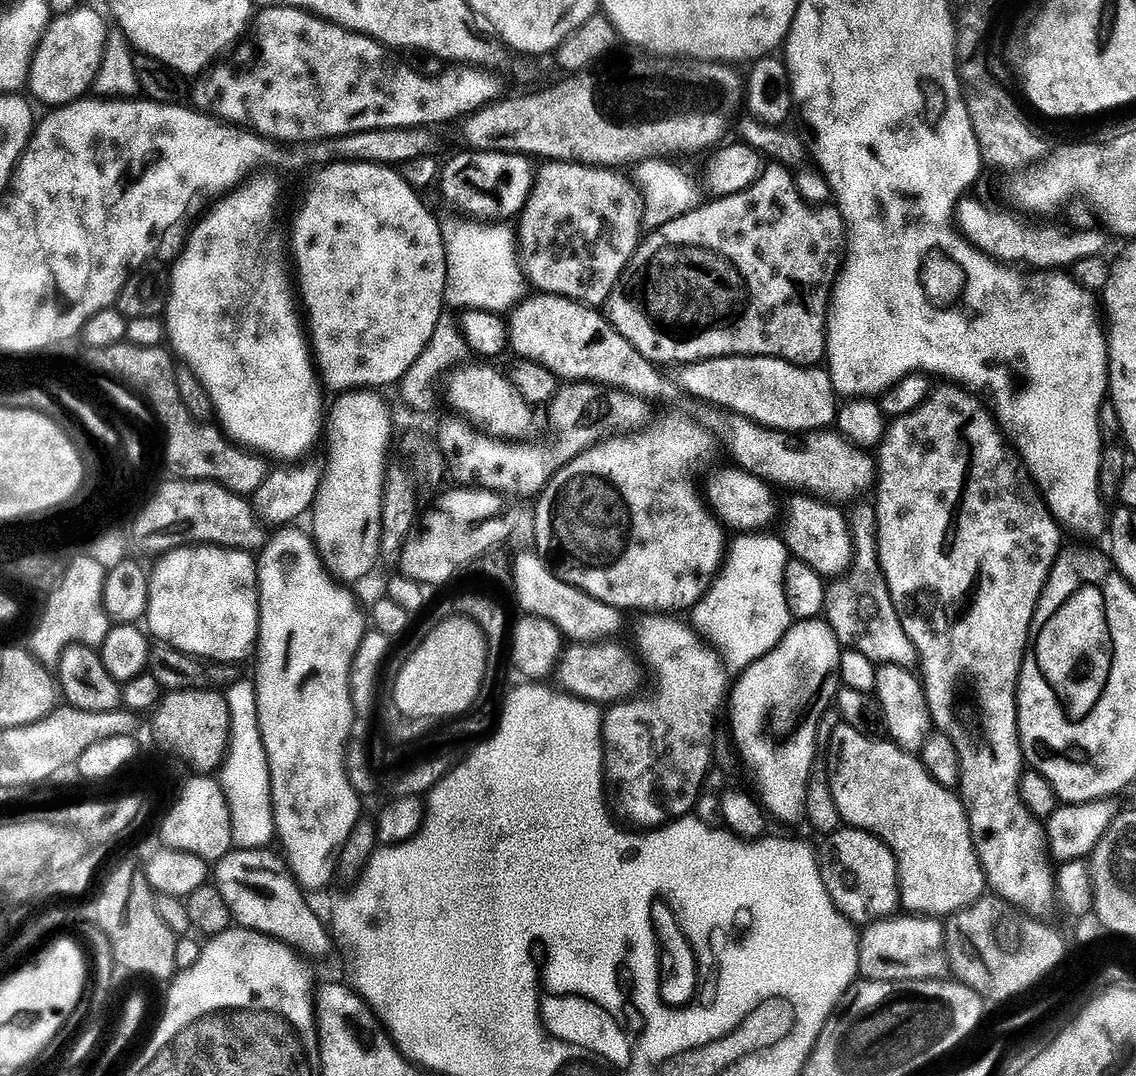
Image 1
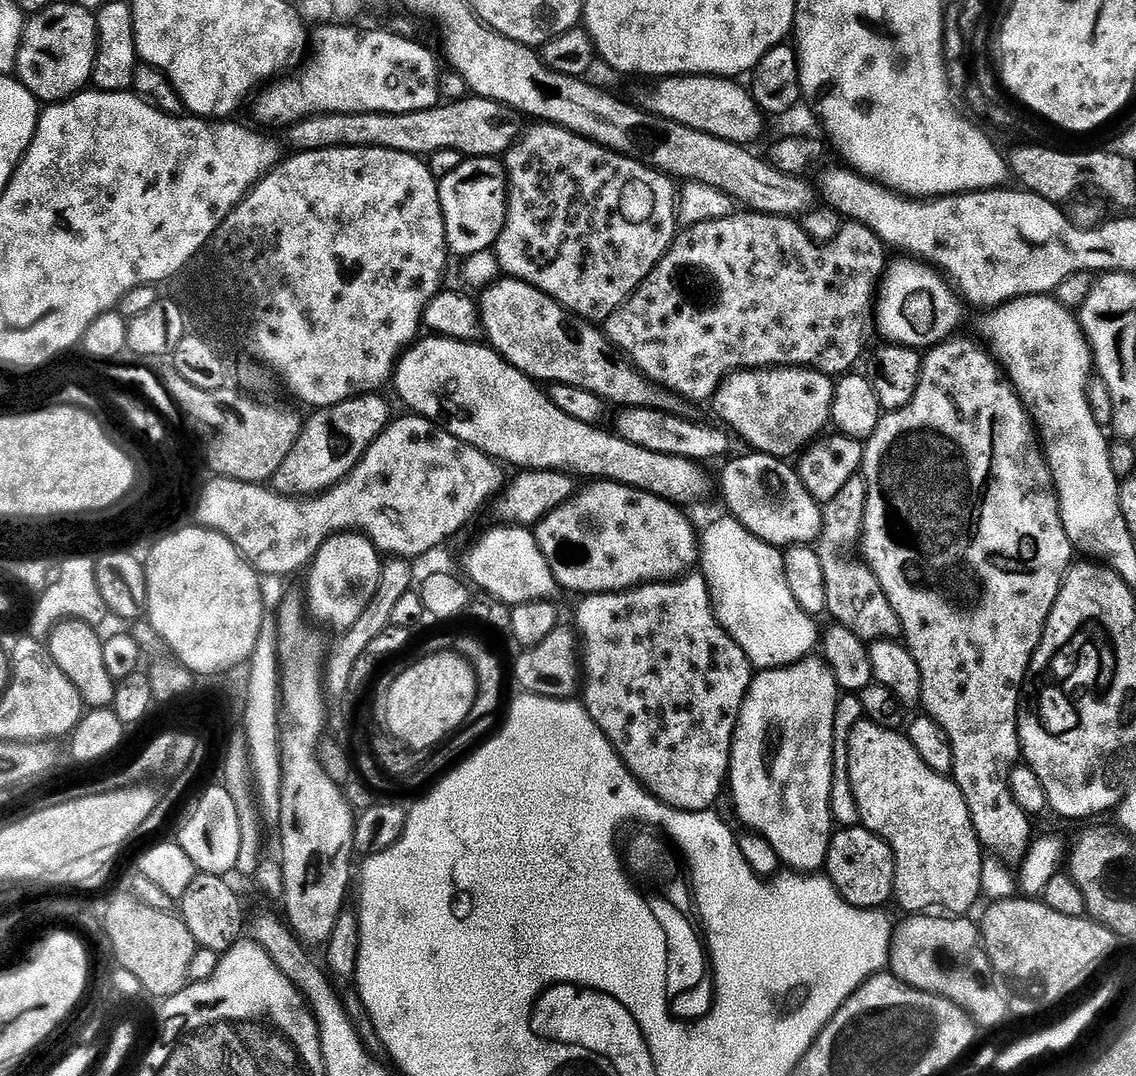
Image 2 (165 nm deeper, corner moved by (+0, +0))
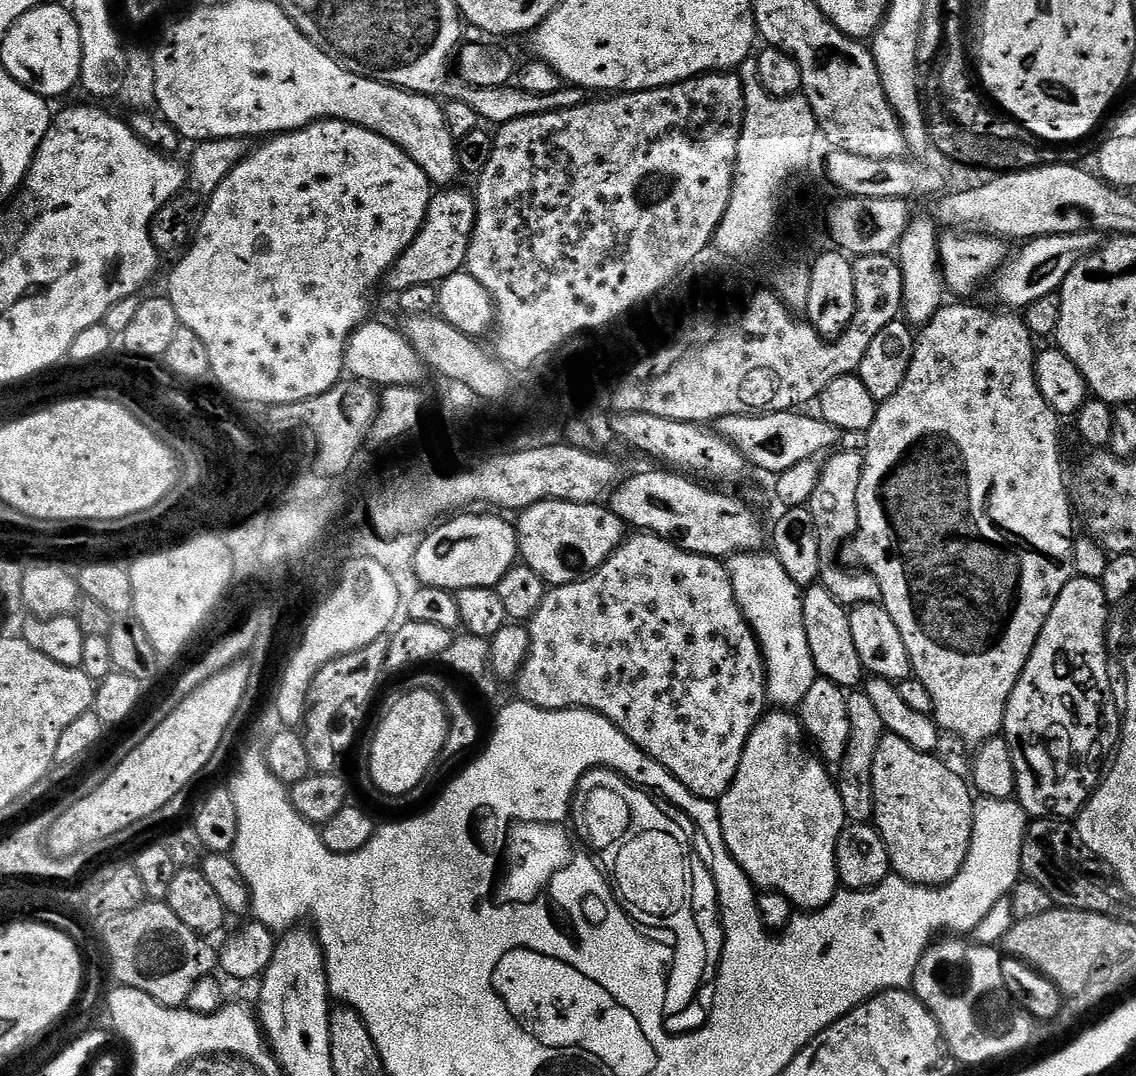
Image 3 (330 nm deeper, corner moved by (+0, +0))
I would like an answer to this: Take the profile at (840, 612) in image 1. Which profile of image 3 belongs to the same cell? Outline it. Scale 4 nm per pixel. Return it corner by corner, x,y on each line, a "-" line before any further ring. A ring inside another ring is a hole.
841,450
835,451
828,459
828,462
825,461
823,467
820,470
820,477
818,478
818,486
814,490
814,494
807,502
808,513
812,515
814,518
814,526
816,527
816,533
818,534
818,538
820,539
820,578
819,583
824,585
826,590
830,590
830,594
834,594
834,598
838,603
844,605
845,608
851,610
857,608
860,604
879,604
881,603
882,597
880,595
880,587
878,586
878,582
873,578
871,572
866,572
863,570
857,570
855,567
847,566
848,568
843,568
842,565
836,561
836,555
841,555
842,549
851,541
852,537
855,536
858,531
858,486
862,482
862,470
864,469
864,454
863,451
857,450
857,452
840,452

